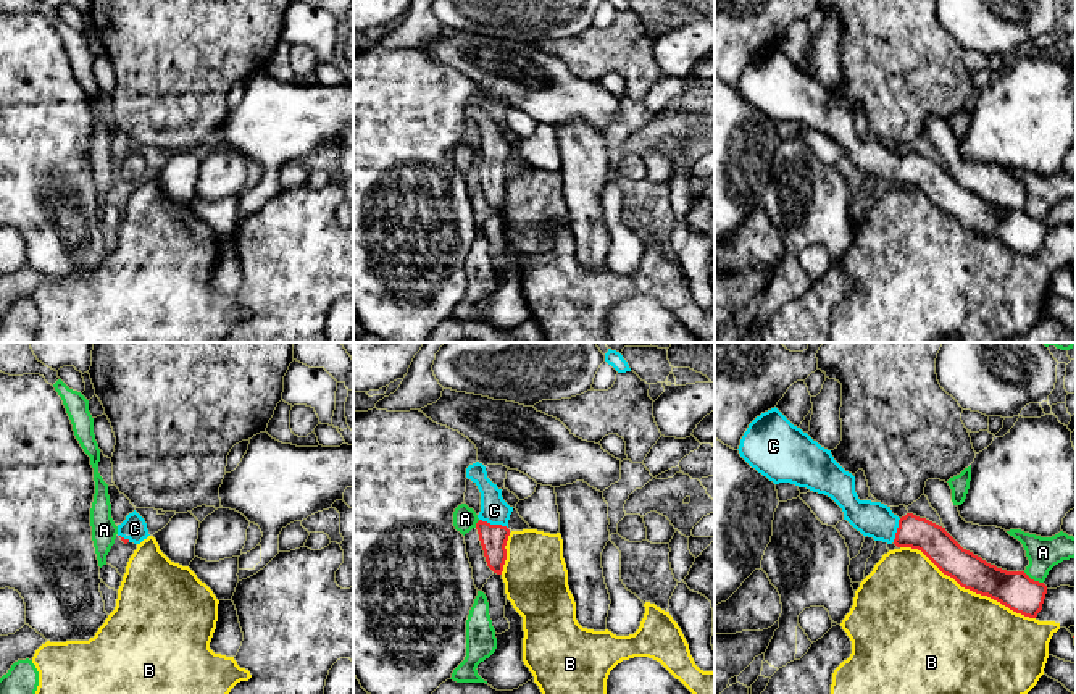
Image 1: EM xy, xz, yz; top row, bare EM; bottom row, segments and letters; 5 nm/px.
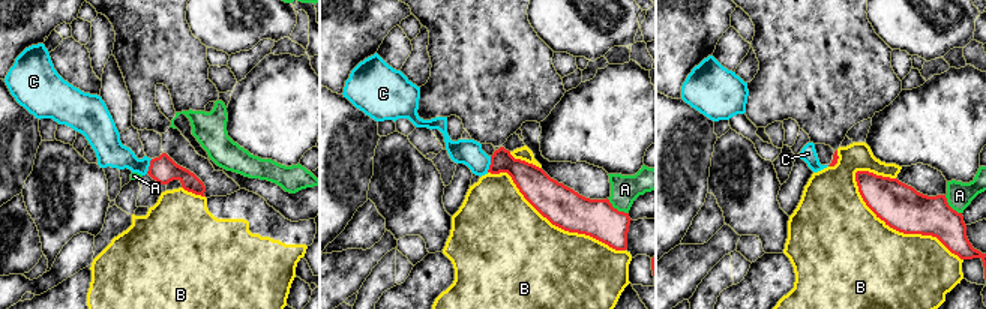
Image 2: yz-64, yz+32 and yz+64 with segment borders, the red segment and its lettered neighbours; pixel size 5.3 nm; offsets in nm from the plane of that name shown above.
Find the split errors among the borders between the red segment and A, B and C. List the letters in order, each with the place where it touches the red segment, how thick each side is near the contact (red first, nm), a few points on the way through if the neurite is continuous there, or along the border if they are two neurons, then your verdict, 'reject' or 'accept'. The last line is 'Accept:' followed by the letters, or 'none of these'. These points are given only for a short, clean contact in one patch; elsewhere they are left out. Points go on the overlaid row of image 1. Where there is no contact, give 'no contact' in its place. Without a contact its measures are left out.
A: yz (1033, 580) | 190/160 nm | reject
B: yz (968, 588) | 190/480 nm | reject
C: xz (494, 525) | 130/140 nm | across xz (492, 538), (494, 525), (494, 510) | accept
Accept: C

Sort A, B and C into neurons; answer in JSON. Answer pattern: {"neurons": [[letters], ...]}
{"neurons": [["A"], ["B"], ["C"]]}

